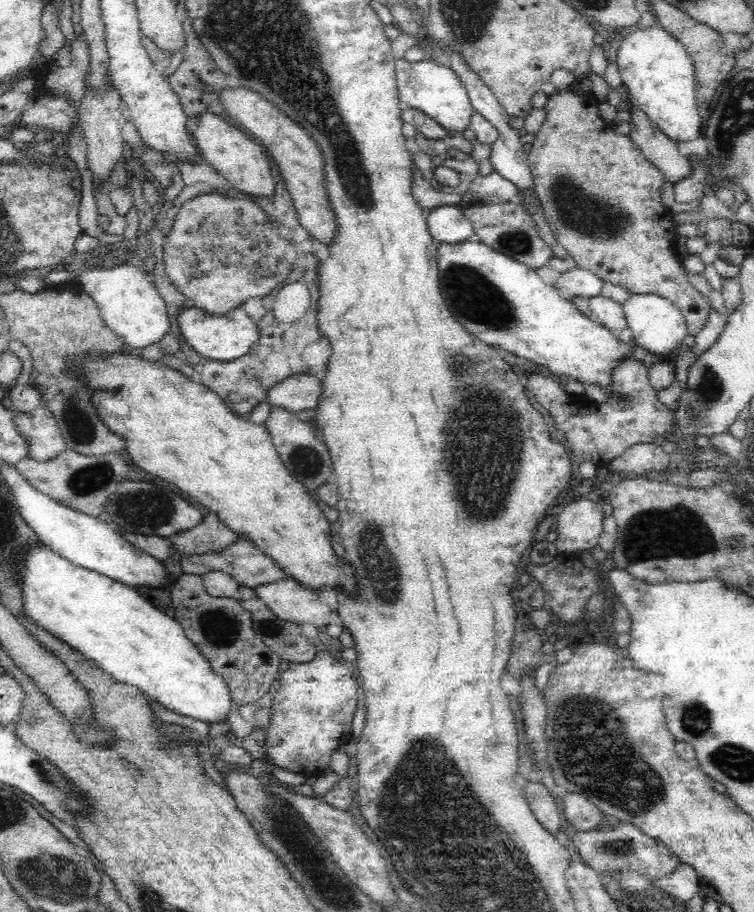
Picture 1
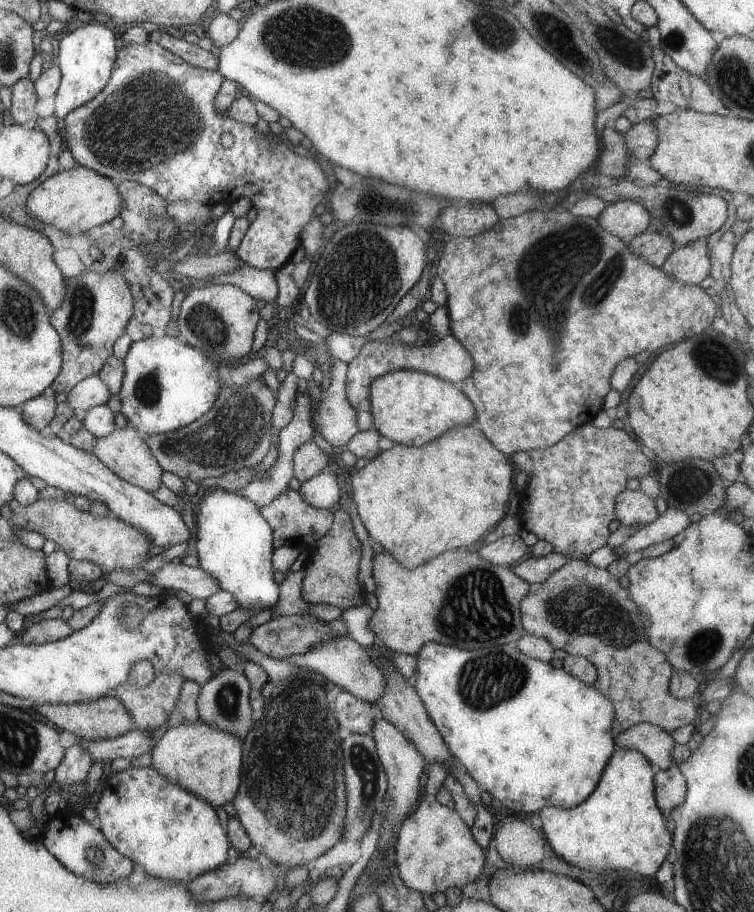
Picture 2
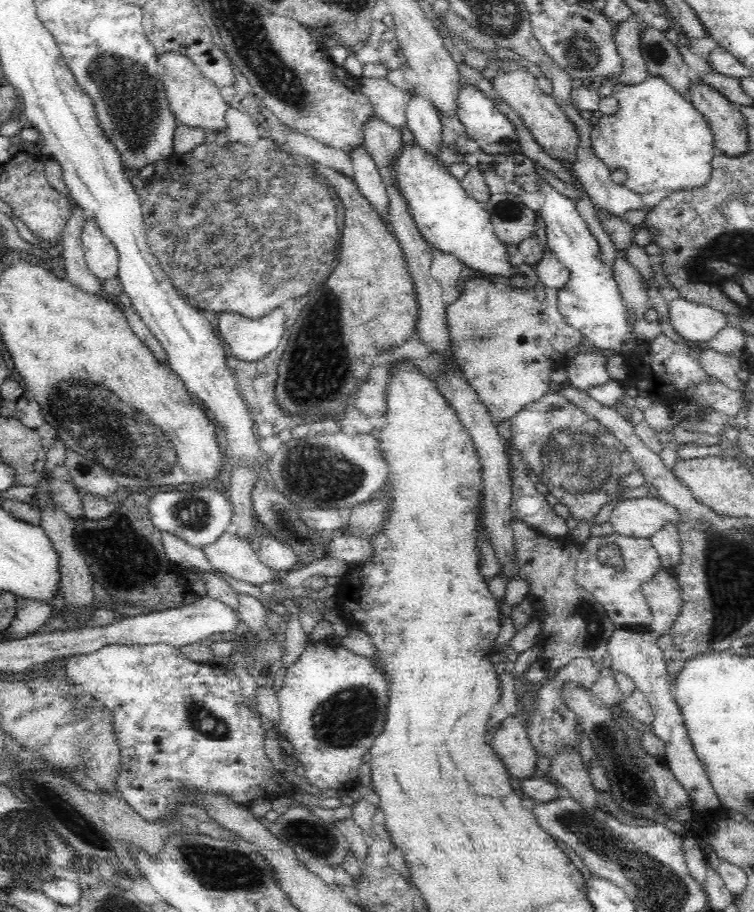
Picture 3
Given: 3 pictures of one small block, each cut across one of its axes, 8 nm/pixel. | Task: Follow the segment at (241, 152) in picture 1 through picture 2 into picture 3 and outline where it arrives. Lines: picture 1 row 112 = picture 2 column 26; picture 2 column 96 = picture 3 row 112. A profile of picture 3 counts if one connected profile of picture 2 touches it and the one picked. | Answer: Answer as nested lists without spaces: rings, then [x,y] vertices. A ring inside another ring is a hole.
[[[160,52],[157,54],[157,71],[165,88],[175,120],[186,126],[197,126],[207,131],[226,130],[226,103],[220,89],[208,80],[202,71],[183,52]]]

